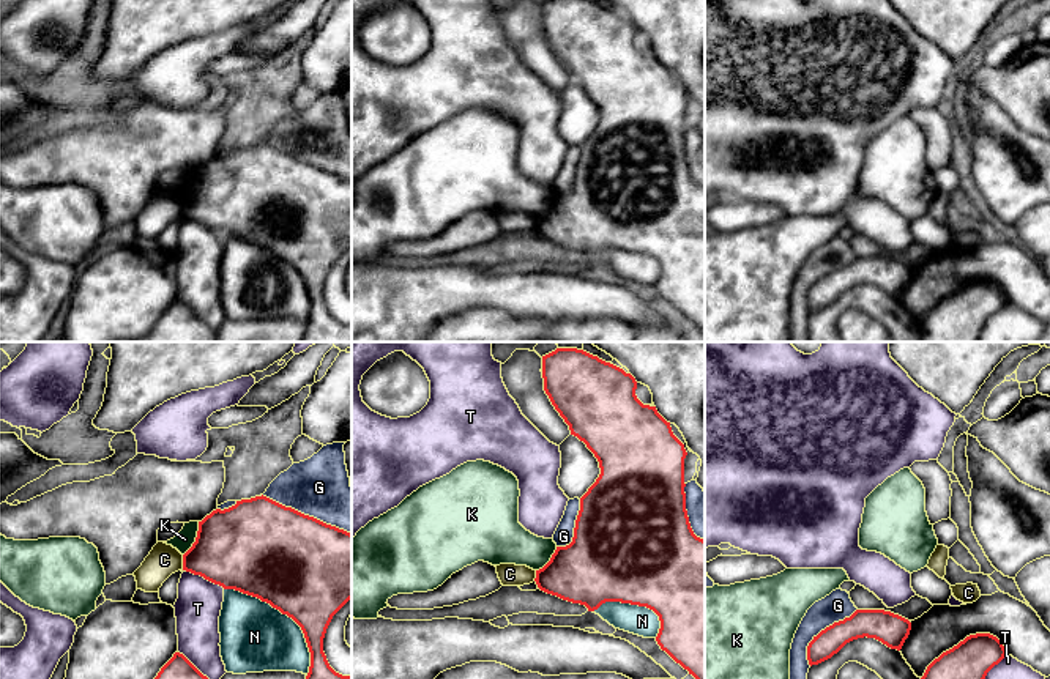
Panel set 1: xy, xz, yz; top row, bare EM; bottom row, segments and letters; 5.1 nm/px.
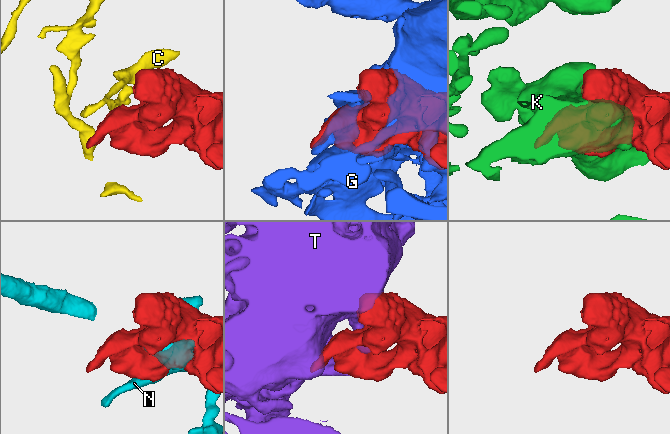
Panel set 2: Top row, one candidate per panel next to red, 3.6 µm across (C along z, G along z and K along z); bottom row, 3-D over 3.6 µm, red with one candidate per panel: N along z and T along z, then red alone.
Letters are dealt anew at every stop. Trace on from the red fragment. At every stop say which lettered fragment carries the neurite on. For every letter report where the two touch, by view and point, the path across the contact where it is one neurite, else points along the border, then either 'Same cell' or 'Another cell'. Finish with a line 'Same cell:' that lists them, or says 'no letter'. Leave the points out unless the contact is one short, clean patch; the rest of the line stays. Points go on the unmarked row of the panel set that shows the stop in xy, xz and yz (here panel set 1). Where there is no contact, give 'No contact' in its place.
C: Touches red at xy (183, 208). Boundary: xy (182, 202), (183, 215). Another cell
G: Touches red at xy (306, 163). Another cell
K: Touches red at xy (196, 186). Another cell
N: Touches red at xy (287, 262). Another cell
T: Touches red at xy (205, 226). Another cell
Same cell: no letter

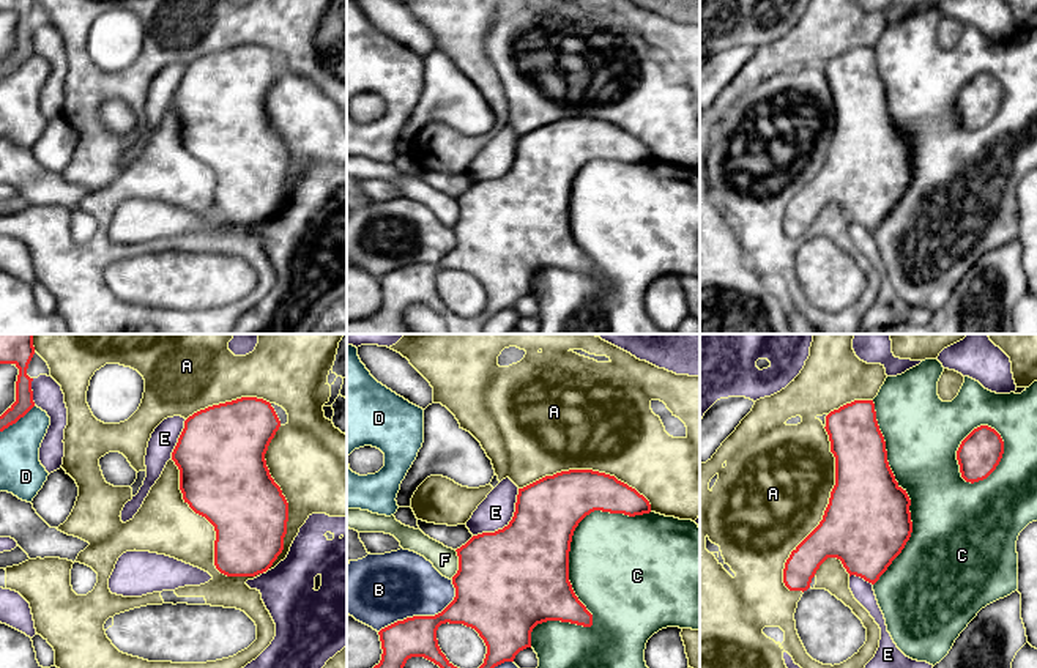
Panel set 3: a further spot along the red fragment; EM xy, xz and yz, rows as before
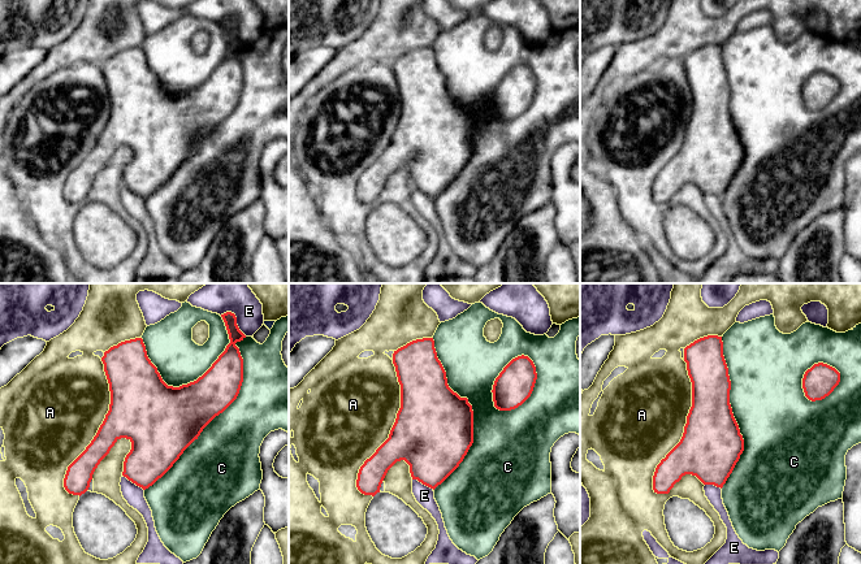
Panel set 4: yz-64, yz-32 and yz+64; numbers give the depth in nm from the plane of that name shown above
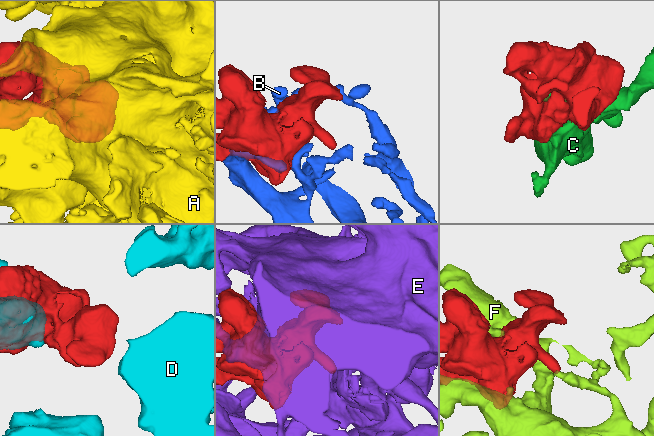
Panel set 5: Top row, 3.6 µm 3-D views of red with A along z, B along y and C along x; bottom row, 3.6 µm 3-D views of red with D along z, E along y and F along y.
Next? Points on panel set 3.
A: Touches red at xy (287, 164). Same cell
B: Touches red at xz (424, 263). Another cell
C: Touches red at xz (568, 224). Another cell
D: Touches red at xy (18, 66). Another cell
E: Touches red at xz (509, 170). Another cell
F: Touches red at xz (459, 211). Another cell
Same cell: A

